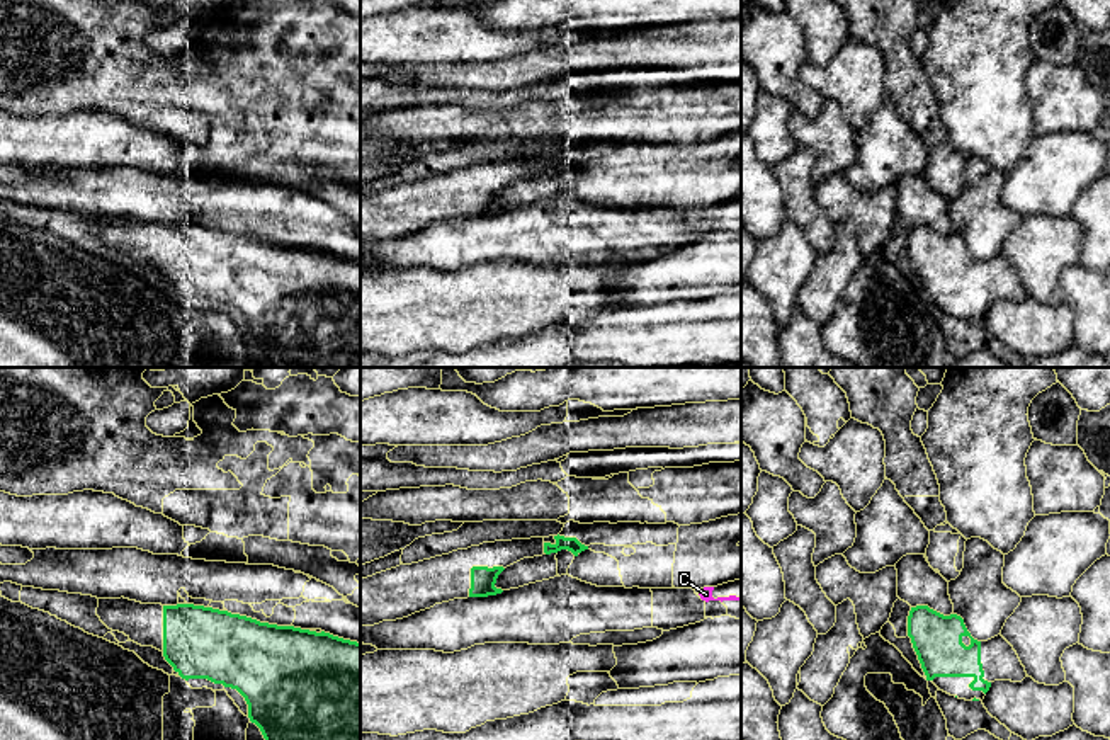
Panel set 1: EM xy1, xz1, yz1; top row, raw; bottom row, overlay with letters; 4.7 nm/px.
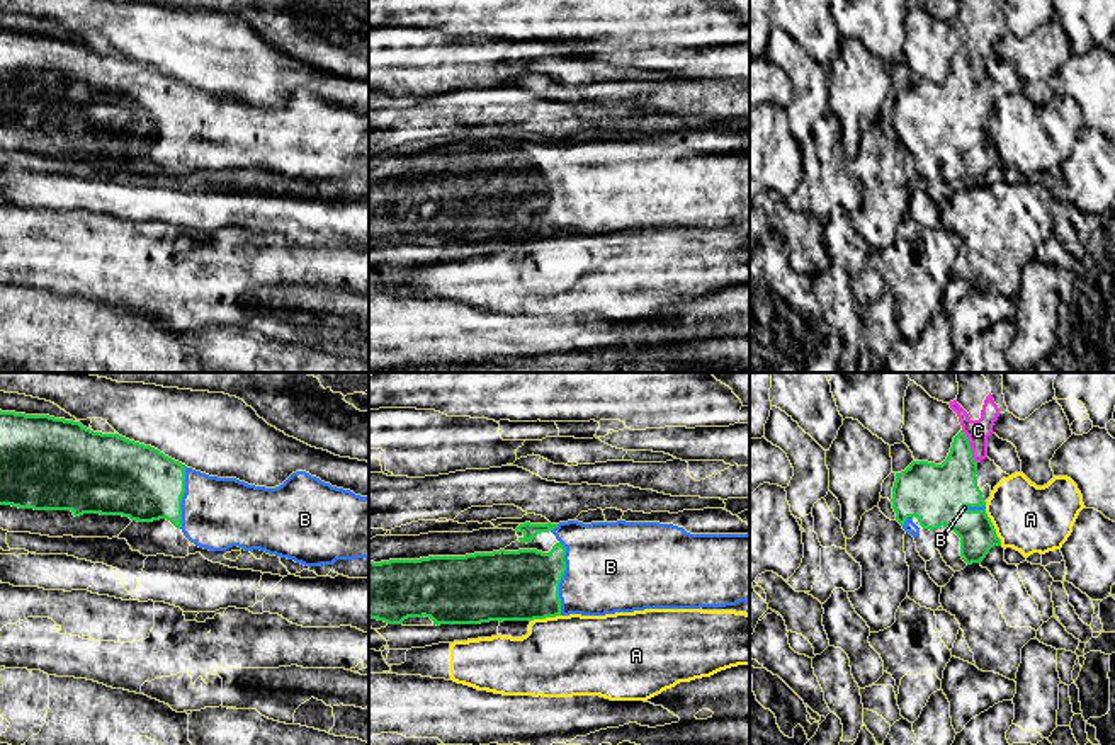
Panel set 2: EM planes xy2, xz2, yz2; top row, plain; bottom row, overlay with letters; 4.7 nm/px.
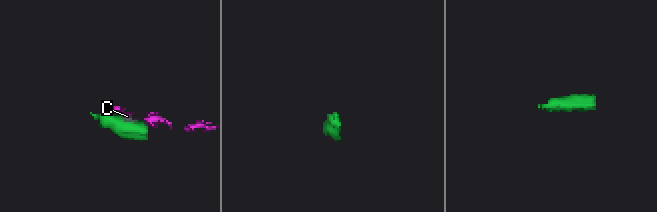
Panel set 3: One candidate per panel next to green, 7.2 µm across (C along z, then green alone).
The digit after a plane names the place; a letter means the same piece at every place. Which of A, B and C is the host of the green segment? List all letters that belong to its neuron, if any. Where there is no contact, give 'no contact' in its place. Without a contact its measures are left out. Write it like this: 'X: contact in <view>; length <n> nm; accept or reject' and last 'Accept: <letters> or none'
A: contact in yz2; length 190 nm; reject
B: contact in xz2; length 360 nm; accept
C: contact in yz2; length 180 nm; reject
Accept: B

